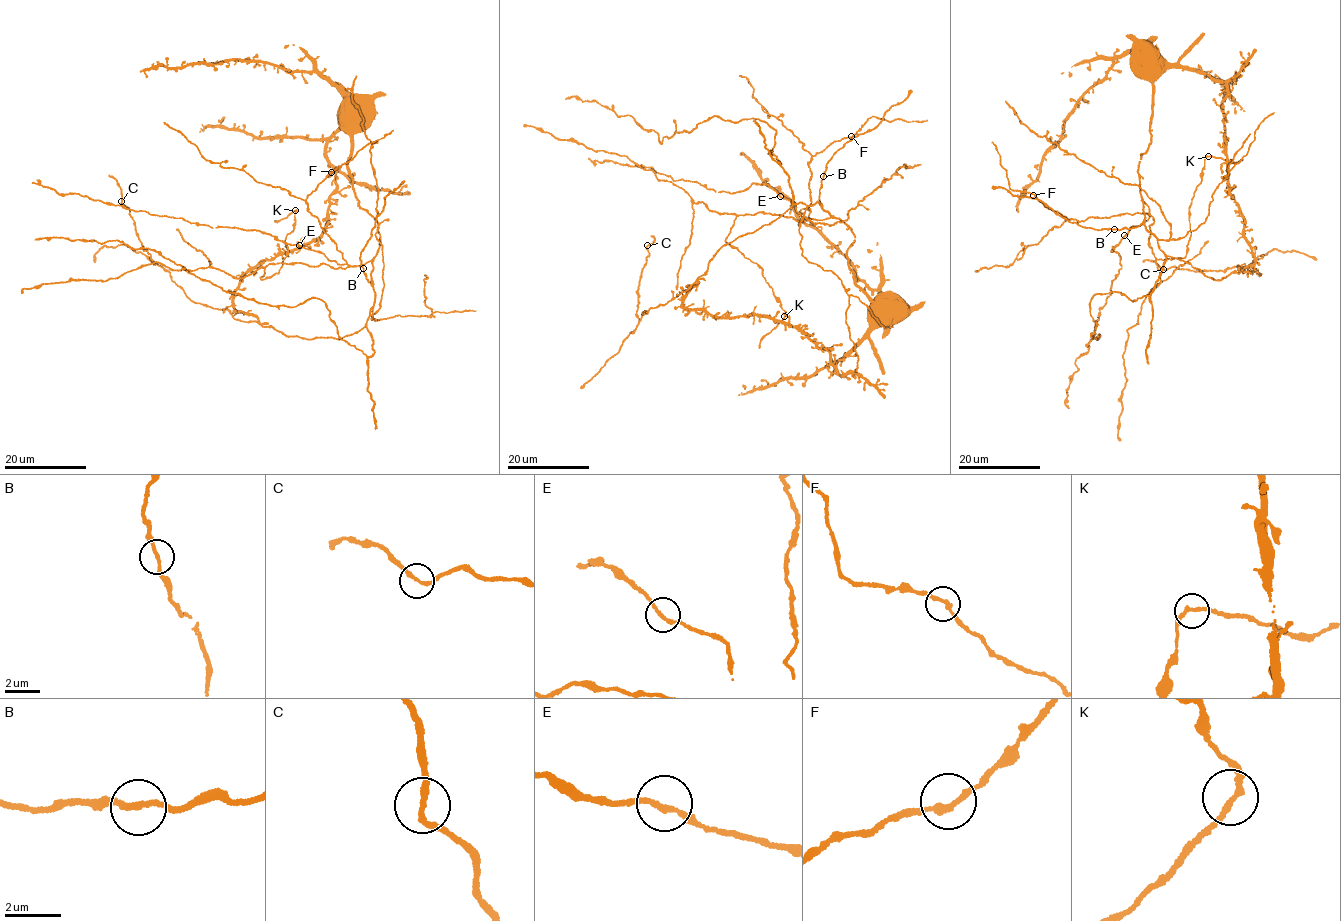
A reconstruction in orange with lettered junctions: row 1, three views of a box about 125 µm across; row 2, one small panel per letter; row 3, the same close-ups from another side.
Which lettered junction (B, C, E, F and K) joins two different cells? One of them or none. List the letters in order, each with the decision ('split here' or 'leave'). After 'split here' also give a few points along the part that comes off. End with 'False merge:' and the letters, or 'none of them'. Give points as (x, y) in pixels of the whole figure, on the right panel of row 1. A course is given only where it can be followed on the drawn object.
B: leave
C: leave
E: leave
F: leave
K: split here; foreign part runs (1208, 156), (1232, 163), (1243, 159)
False merge: K

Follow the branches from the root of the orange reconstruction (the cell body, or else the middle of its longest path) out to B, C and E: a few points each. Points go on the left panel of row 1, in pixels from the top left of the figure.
B: (352, 112), (327, 145), (326, 228), (259, 261), (233, 307), (287, 336), (344, 337), (374, 301), (363, 268)
C: (352, 112), (327, 145), (326, 228), (234, 292), (257, 321), (189, 298), (121, 201)
E: (352, 112), (327, 145), (326, 228), (259, 261), (233, 300), (287, 336), (363, 328), (372, 263), (299, 245)

